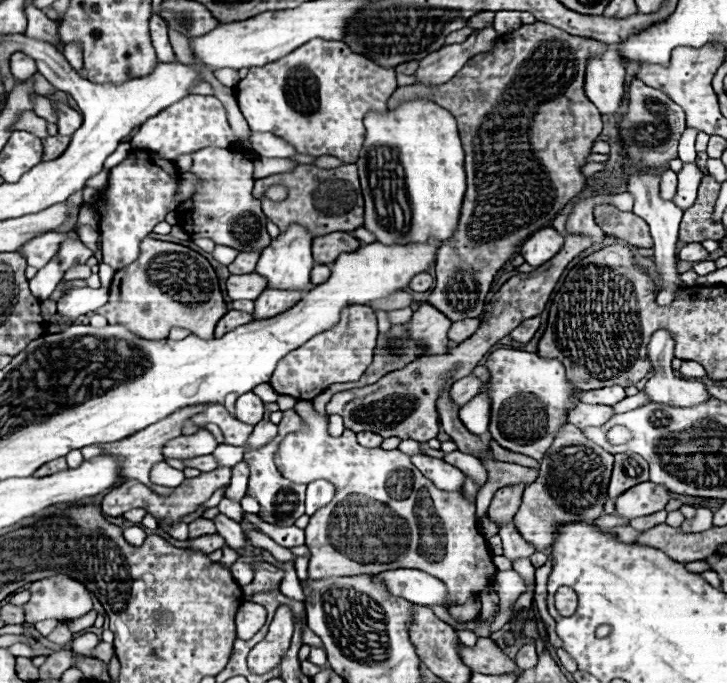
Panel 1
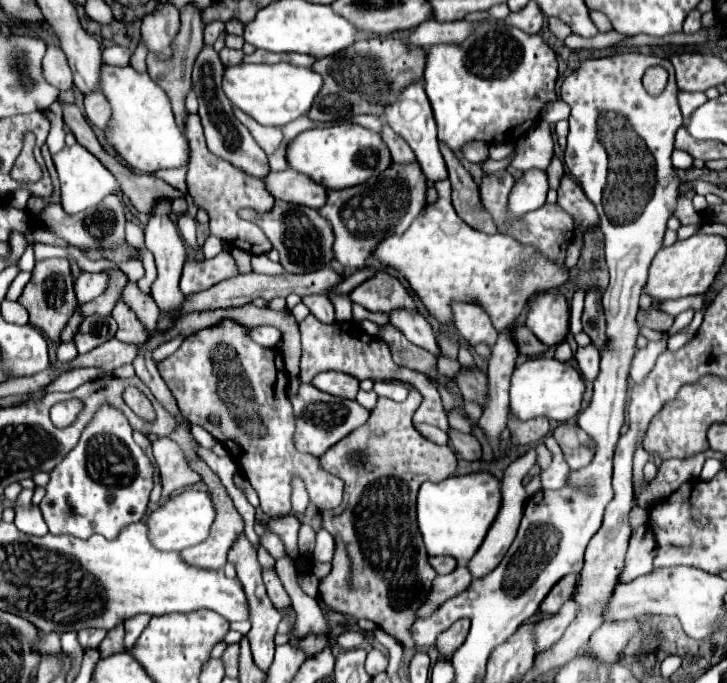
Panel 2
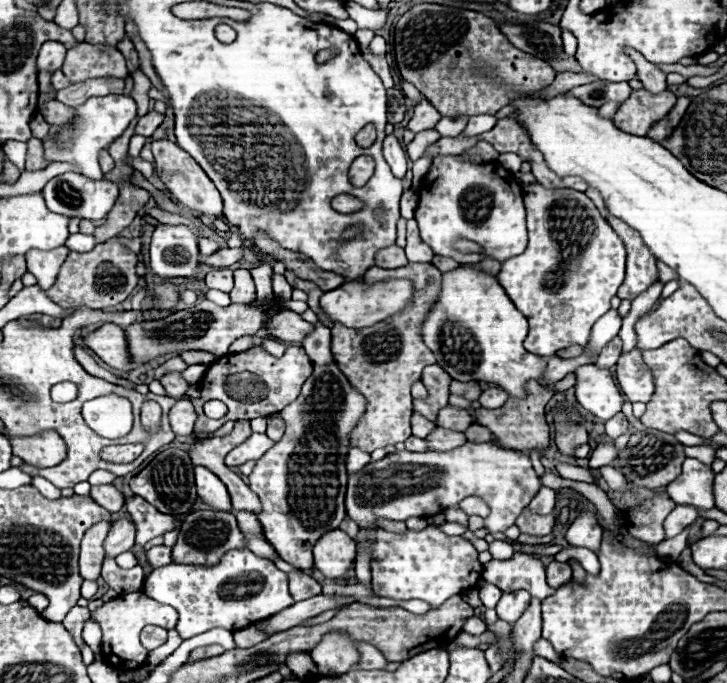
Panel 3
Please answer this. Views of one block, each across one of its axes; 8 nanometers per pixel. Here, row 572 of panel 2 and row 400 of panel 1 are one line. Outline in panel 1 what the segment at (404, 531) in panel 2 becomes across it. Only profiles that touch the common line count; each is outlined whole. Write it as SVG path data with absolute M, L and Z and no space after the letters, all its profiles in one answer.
M566 234L564 236L562 250L546 264L538 266L530 274L516 274L508 282L502 284L502 288L492 296L492 300L486 304L482 314L482 324L470 336L466 342L448 348L444 354L430 354L420 356L418 360L410 362L410 366L396 370L394 374L386 374L386 378L380 378L376 384L370 384L366 388L354 388L346 392L338 392L330 398L326 404L328 414L340 414L344 418L344 426L354 432L378 432L382 438L396 436L400 440L418 440L428 442L436 438L438 434L438 412L436 412L436 400L442 394L444 388L452 386L456 380L466 378L480 362L480 358L510 330L514 330L520 322L538 316L544 306L550 300L550 294L560 280L566 266L586 248L592 246L590 238Z

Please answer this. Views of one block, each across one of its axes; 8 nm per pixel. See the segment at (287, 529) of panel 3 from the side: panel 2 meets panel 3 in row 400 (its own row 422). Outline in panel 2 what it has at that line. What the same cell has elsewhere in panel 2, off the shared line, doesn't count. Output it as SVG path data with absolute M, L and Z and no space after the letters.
M304 382L302 388L298 388L298 396L294 396L290 402L294 412L294 422L296 422L294 446L298 446L298 452L312 454L316 458L320 458L338 440L348 436L354 428L362 426L370 416L370 412L362 408L356 400L342 400L342 398L328 396L324 392L318 392L318 388L314 388L312 384L304 384Z

